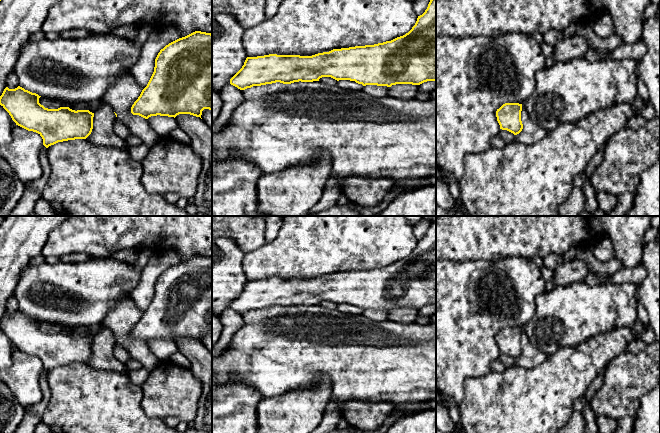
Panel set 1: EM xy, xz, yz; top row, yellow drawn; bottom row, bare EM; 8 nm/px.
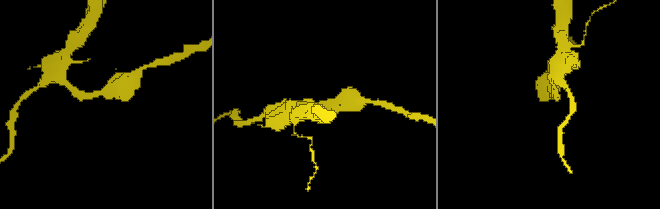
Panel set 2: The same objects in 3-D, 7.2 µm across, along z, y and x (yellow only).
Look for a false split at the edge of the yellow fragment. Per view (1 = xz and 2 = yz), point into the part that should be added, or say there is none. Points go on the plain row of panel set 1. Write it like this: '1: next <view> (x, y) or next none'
1: next none
2: next none

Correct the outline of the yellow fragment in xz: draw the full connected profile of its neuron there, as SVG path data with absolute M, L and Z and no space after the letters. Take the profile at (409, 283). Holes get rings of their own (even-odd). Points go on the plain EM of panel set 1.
M436 222L430 224L425 236L418 240L415 249L403 260L374 269L333 273L312 280L269 278L247 281L242 292L230 303L230 308L245 314L276 306L319 305L322 301L355 305L363 310L391 311L396 308L436 306Z

